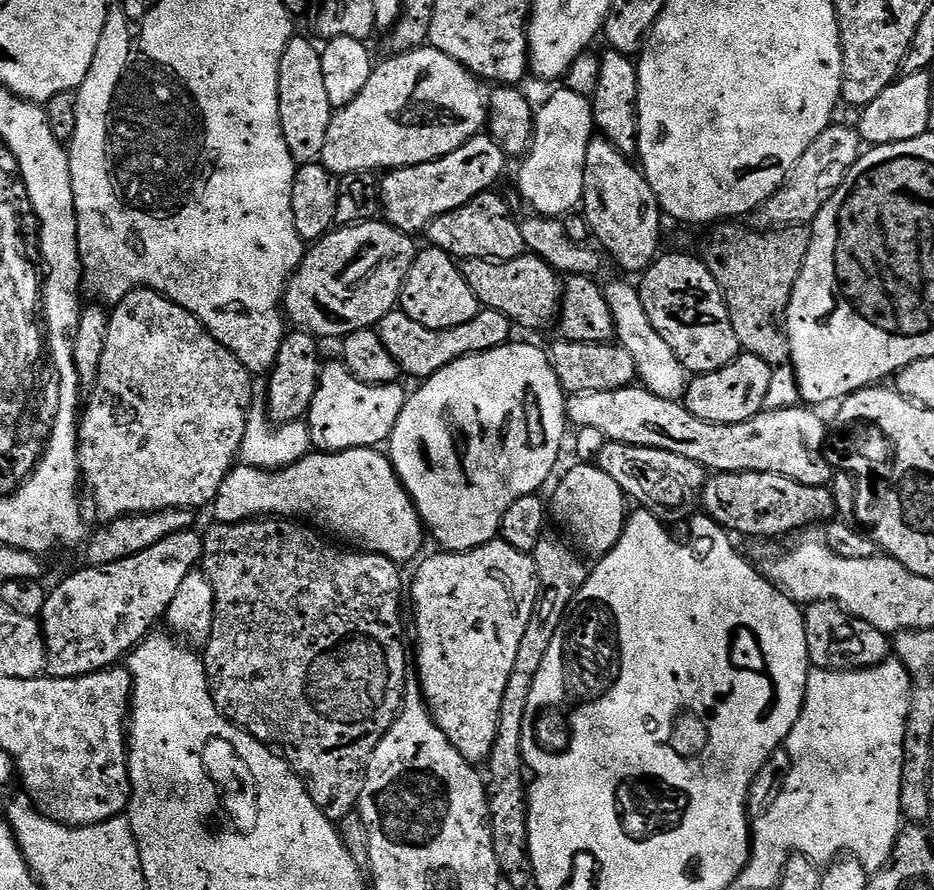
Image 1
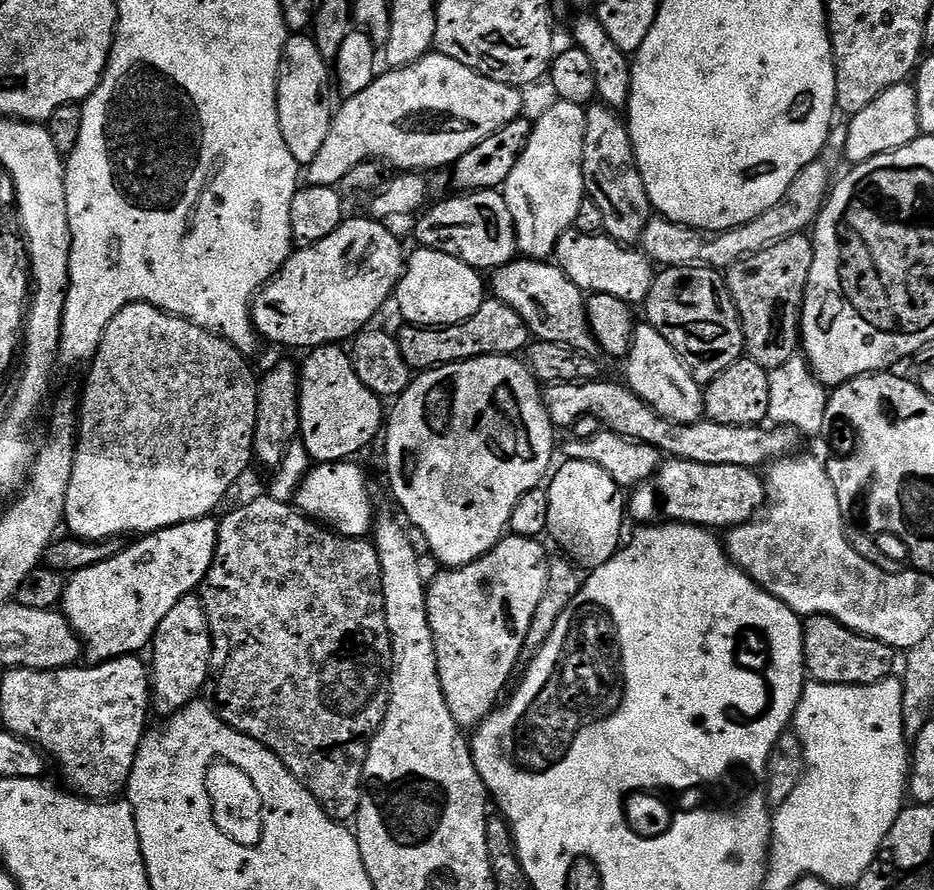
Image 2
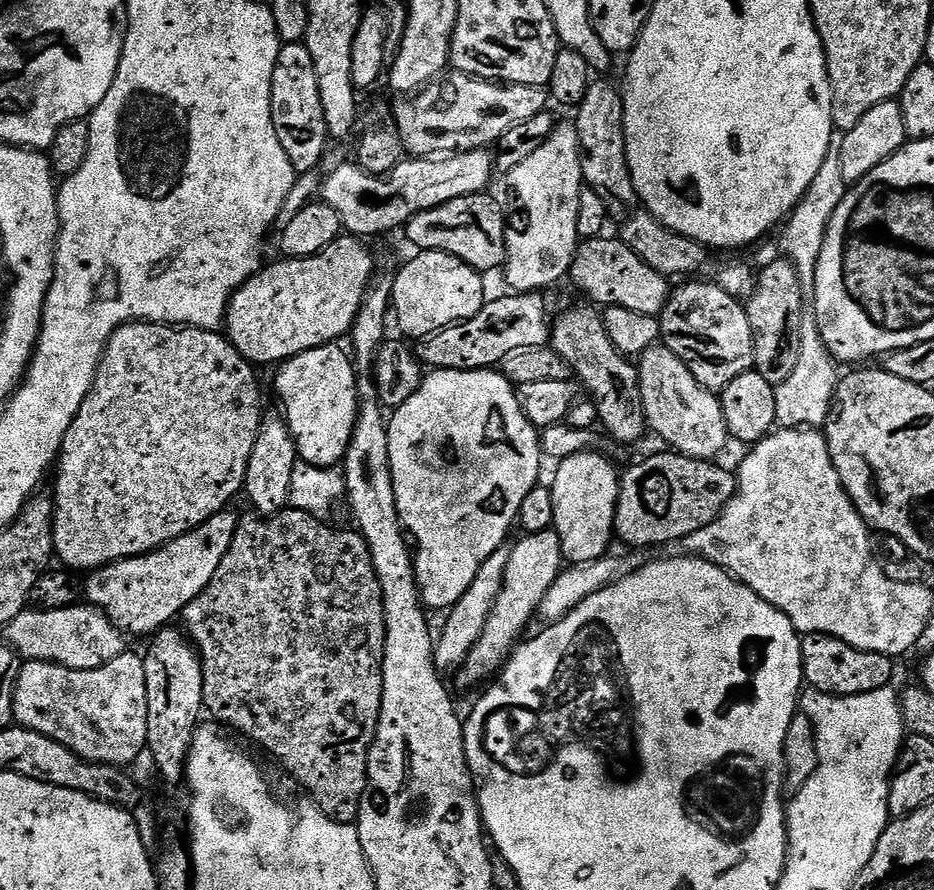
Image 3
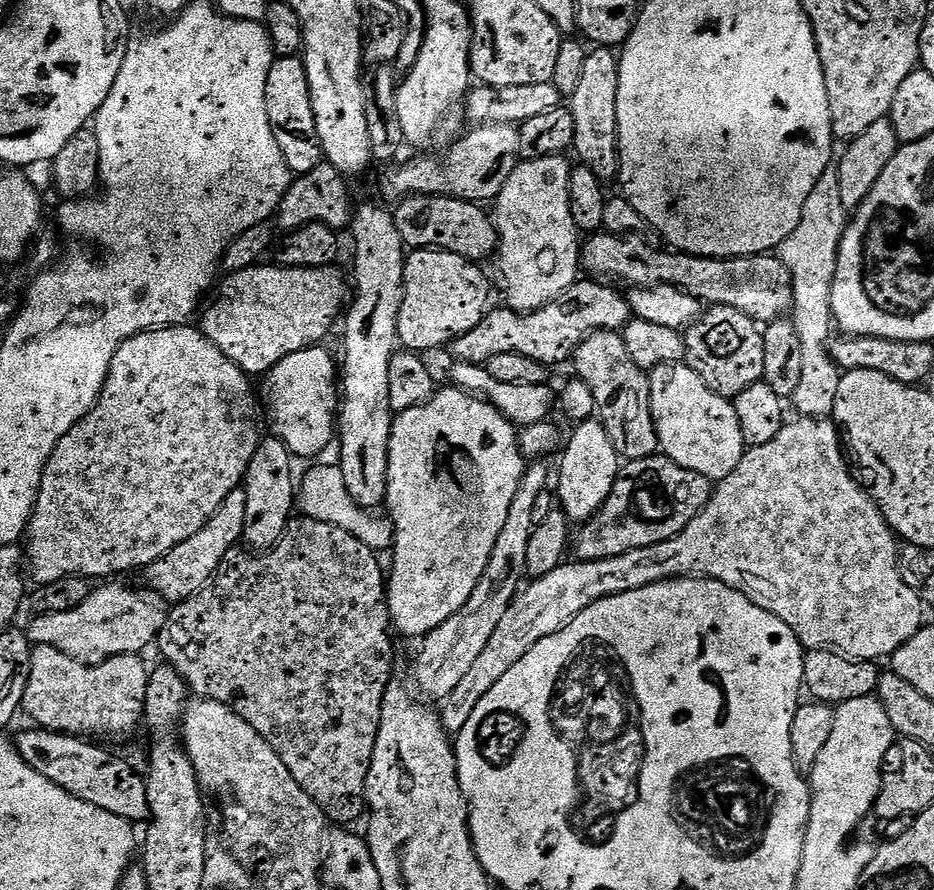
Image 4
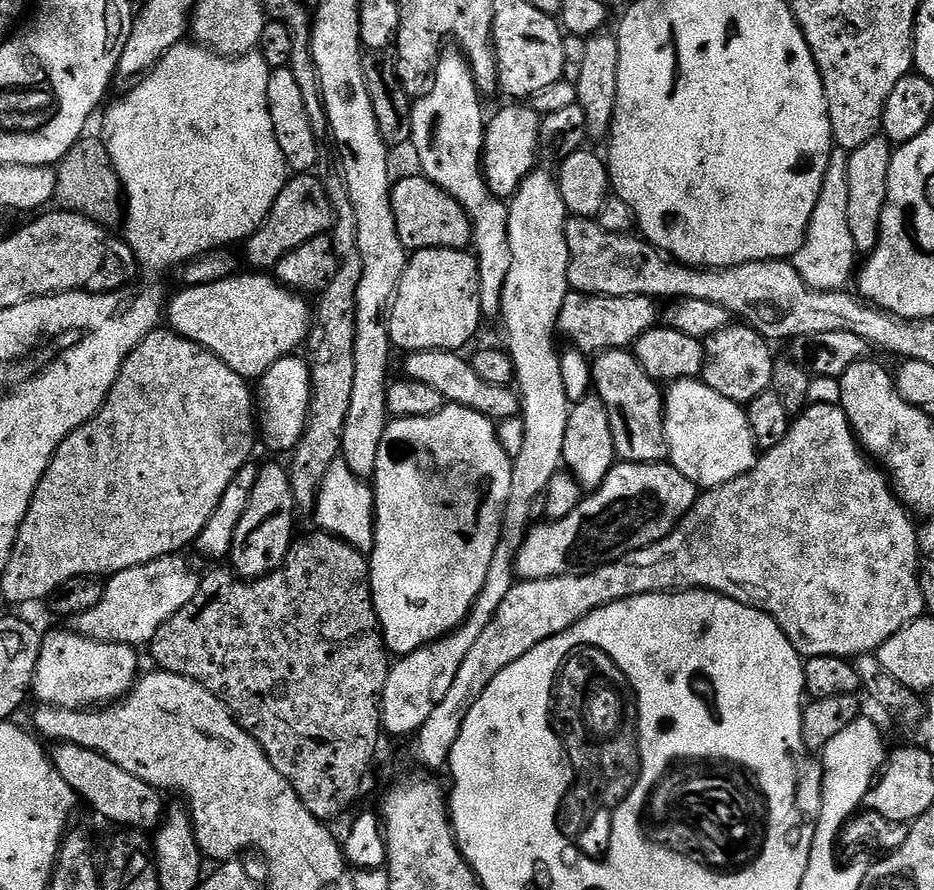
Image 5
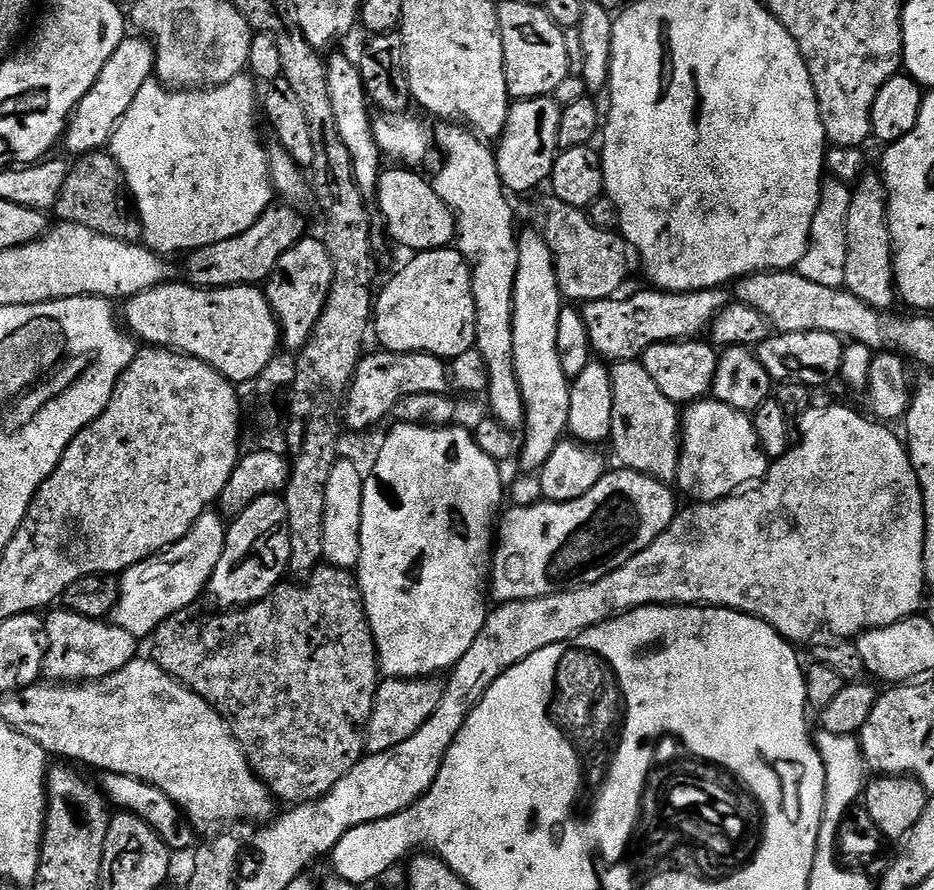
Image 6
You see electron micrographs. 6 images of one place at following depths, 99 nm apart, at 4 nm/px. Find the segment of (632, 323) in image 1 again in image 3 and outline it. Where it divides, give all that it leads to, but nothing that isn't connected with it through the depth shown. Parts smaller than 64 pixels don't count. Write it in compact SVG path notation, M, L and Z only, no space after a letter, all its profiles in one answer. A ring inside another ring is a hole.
M653 346L645 350L638 360L640 373L640 389L642 390L642 406L647 427L652 428L665 440L667 447L681 456L693 456L696 460L712 460L727 444L730 444L726 418L722 414L720 397L717 393L704 388L690 374L690 370L679 358L666 347Z

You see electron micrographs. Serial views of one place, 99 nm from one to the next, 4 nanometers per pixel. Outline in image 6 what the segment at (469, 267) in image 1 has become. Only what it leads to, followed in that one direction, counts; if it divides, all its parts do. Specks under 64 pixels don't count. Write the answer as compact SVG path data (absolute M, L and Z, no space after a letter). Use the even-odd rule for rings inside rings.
M621 360L610 368L614 418L610 445L616 451L619 463L625 468L646 474L655 480L672 482L680 465L682 451L682 416L676 405L662 390L658 390L654 378L646 374L640 360Z

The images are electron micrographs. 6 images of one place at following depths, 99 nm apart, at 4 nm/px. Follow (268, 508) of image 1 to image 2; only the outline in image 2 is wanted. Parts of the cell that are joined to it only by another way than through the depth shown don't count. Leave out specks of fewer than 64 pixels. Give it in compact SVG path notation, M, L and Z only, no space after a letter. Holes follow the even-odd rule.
M356 462L317 463L309 467L308 475L296 491L295 507L309 520L319 521L342 536L364 538L373 531L372 492L368 489L368 476Z

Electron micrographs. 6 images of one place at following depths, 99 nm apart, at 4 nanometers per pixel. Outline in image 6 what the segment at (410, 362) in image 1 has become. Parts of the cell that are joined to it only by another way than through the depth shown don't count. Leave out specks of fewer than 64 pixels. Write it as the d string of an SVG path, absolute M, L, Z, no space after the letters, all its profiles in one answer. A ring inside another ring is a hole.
M710 288L707 292L662 292L647 290L636 292L625 300L609 298L607 300L589 300L580 308L586 322L586 334L592 343L592 351L597 357L608 362L621 360L640 360L645 350L660 342L671 340L695 340L703 337L712 327L712 319L730 302L730 296L724 288Z

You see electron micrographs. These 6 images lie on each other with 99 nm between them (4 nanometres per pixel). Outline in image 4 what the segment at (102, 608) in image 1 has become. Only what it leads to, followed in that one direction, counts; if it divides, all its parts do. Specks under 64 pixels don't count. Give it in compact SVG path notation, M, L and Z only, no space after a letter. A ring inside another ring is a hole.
M239 487L226 494L222 506L218 506L216 513L206 522L206 526L202 526L202 530L198 530L198 534L186 538L186 542L174 546L174 550L170 550L165 556L148 565L147 587L172 606L179 604L181 600L189 600L195 592L201 592L206 587L225 554L243 541L245 526L246 494L243 487Z

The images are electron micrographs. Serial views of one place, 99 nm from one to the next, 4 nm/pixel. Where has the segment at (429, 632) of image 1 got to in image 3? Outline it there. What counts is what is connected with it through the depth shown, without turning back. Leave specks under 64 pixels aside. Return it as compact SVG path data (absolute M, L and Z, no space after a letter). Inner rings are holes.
M530 532L519 538L521 540L516 545L511 545L504 585L490 610L482 634L458 669L458 675L464 684L476 684L484 679L487 681L495 677L508 663L509 656L521 639L520 631L527 626L528 619L539 609L546 590L550 590L553 582L560 577L565 559L560 553L560 535L557 532Z

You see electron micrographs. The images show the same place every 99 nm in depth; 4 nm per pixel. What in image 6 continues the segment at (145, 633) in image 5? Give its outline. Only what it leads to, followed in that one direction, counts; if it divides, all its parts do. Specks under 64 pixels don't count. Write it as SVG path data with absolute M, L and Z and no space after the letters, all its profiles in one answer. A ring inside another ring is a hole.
M215 511L204 512L196 524L178 542L162 549L155 556L130 566L119 577L120 597L110 617L126 634L137 638L151 637L171 616L179 616L201 595L205 595L214 566L222 558L226 524Z

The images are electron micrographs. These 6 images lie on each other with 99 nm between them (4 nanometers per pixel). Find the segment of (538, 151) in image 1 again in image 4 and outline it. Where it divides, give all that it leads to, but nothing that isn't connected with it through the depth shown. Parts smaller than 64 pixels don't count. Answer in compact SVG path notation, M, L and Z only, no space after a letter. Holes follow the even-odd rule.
M563 155L547 156L517 164L514 174L510 174L506 186L502 186L494 201L494 223L500 236L500 272L504 275L504 288L508 291L506 304L516 312L533 312L558 298L571 284L576 283L582 272L582 236L570 214L570 174L573 165L567 164L564 159Z

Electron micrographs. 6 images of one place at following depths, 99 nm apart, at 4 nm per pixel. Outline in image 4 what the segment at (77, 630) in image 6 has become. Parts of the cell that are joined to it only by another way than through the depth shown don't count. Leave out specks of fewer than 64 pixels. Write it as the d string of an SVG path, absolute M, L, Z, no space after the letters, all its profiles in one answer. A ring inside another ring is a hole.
M35 645L30 662L30 678L24 691L23 715L28 715L33 725L48 728L51 732L66 732L69 736L100 738L96 736L120 736L137 723L141 723L146 702L149 665L144 665L139 655L112 656L100 664L83 664L81 660L62 654L54 646Z

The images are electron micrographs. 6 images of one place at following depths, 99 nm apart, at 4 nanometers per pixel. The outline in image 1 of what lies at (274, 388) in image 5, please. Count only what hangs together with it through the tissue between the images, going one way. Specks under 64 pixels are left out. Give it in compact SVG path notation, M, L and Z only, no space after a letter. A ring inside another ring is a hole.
M327 361L320 369L319 386L306 417L313 447L324 452L344 452L346 449L376 448L382 442L387 443L408 397L401 386L398 382L358 382L341 361Z

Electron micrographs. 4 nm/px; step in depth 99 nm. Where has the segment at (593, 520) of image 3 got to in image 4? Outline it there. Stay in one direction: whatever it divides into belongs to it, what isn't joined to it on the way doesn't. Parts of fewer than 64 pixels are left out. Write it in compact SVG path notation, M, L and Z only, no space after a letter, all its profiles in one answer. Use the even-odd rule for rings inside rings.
M593 418L577 423L573 428L576 429L573 430L572 437L569 440L567 437L566 443L562 448L564 457L560 460L560 481L557 482L556 488L554 484L554 492L558 497L559 503L560 500L564 503L561 504L562 511L568 515L569 521L586 522L595 512L599 512L606 502L606 498L616 481L616 476L620 473L622 457L614 450L614 442L610 442L610 438L599 419Z

